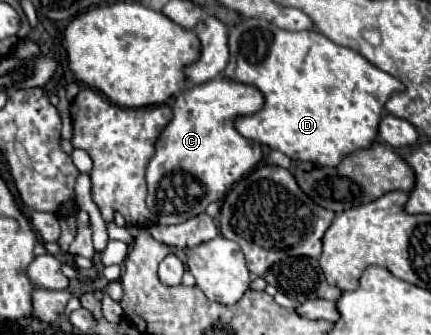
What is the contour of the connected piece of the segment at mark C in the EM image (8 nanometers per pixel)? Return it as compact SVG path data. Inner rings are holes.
M214 78L210 82L192 86L184 90L174 104L174 118L160 134L156 142L156 154L150 158L146 168L146 182L148 182L148 198L146 204L156 216L158 224L180 224L196 214L202 214L210 202L218 202L226 196L230 186L238 182L246 172L250 172L262 160L262 146L248 138L234 128L234 120L240 116L250 116L262 110L264 96L254 86L228 80L228 78Z

